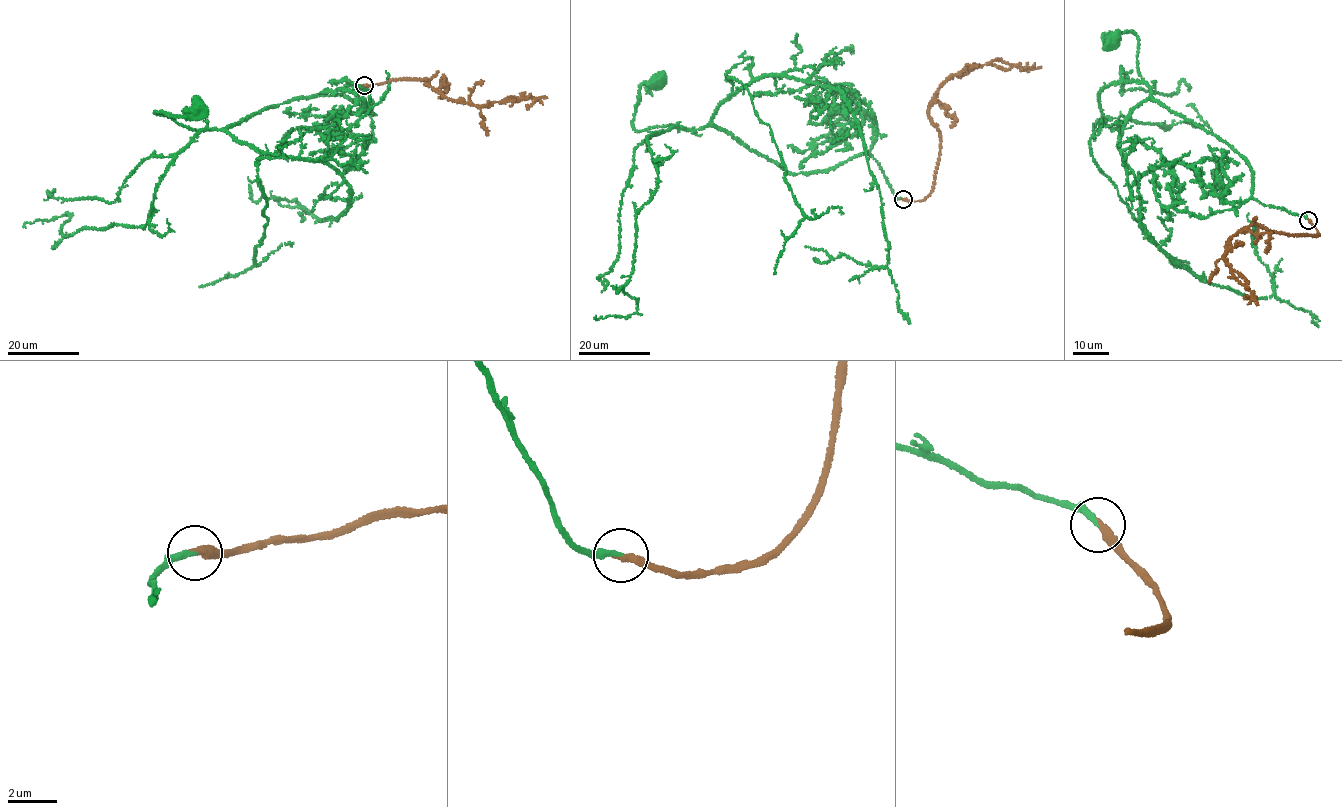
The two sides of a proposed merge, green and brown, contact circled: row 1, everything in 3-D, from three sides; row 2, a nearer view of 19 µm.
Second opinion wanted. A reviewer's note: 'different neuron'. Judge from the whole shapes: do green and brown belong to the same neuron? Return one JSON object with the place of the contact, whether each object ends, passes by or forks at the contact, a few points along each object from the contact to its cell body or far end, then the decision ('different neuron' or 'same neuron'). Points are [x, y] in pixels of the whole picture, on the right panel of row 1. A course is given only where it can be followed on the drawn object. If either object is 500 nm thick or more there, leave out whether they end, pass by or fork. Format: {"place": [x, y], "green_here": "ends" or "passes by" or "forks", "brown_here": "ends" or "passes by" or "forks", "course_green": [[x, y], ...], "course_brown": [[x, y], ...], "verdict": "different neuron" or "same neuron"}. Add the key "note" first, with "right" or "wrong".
{"note": "right", "place": [1308, 220], "green_here": "ends", "brown_here": "ends", "course_green": [[1309, 220], [1253, 197], [1252, 170], [1242, 155], [1153, 98], [1138, 72], [1132, 32], [1103, 36], [1109, 41]], "course_brown": [[1309, 220], [1319, 235], [1287, 235], [1257, 224], [1242, 228], [1230, 238], [1224, 258], [1256, 305]], "verdict": "different neuron"}

